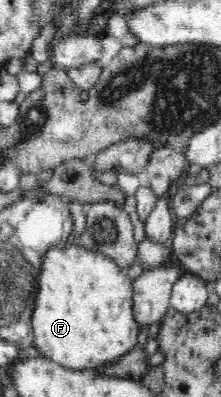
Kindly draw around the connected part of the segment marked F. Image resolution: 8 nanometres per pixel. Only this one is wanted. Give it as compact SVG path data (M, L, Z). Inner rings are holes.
M75 242L48 249L39 275L39 287L31 325L34 333L33 352L63 368L95 374L98 368L123 357L137 345L135 321L132 314L133 281L126 270L109 257L80 247Z

